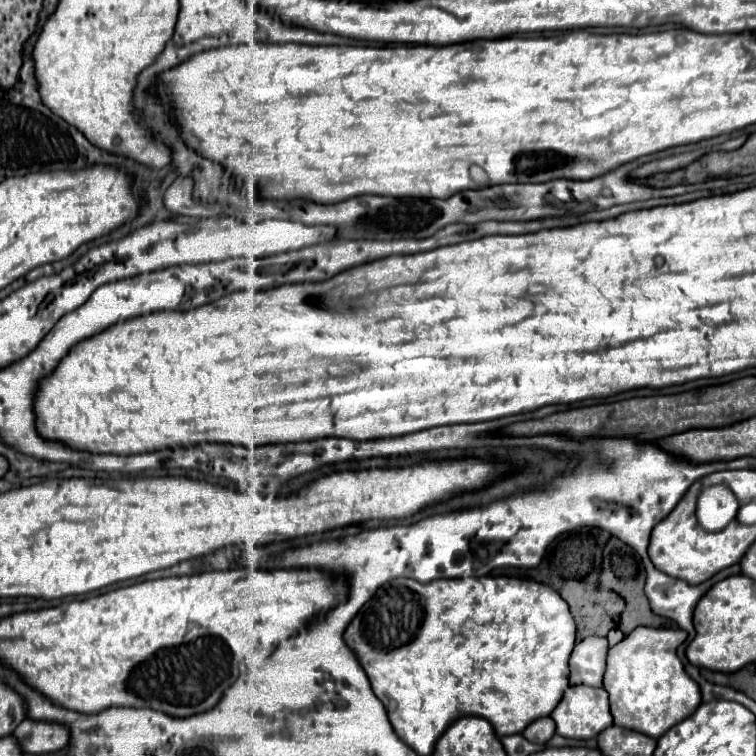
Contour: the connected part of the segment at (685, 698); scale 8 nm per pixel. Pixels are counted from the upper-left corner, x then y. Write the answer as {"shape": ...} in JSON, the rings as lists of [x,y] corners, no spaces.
{"shape":[[[637,627],[609,649],[603,687],[609,693],[615,725],[659,739],[701,705],[699,685],[685,673],[677,657],[677,647],[685,637],[683,629]]]}

